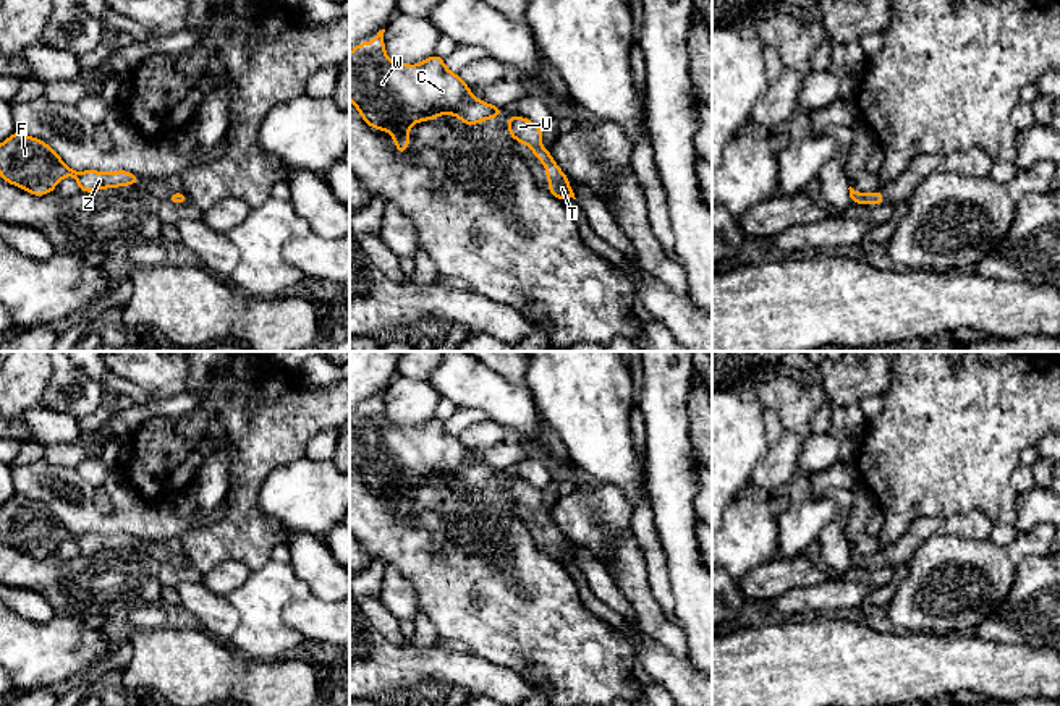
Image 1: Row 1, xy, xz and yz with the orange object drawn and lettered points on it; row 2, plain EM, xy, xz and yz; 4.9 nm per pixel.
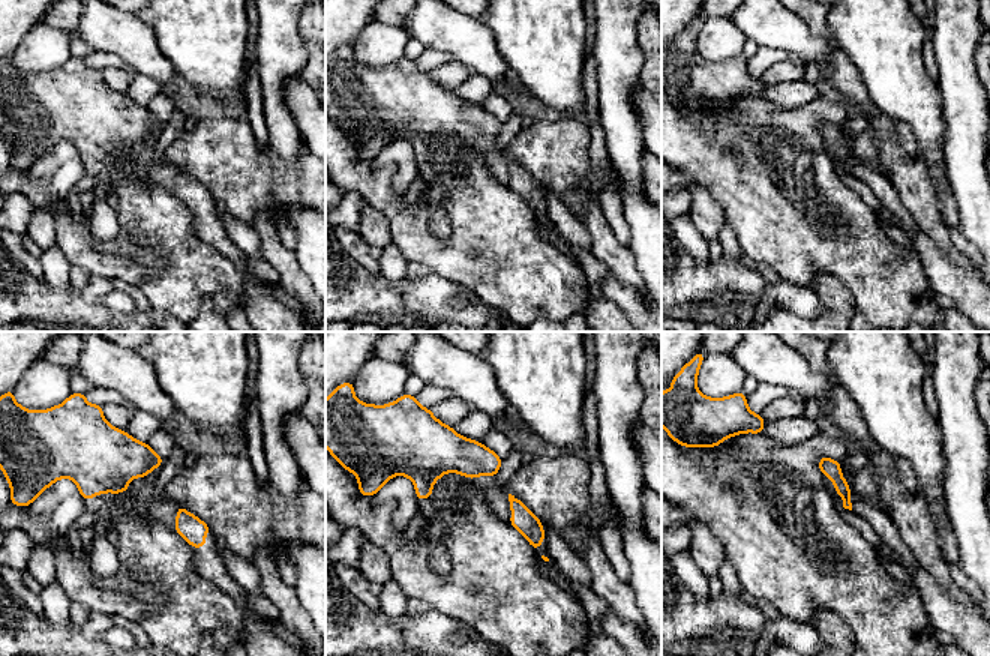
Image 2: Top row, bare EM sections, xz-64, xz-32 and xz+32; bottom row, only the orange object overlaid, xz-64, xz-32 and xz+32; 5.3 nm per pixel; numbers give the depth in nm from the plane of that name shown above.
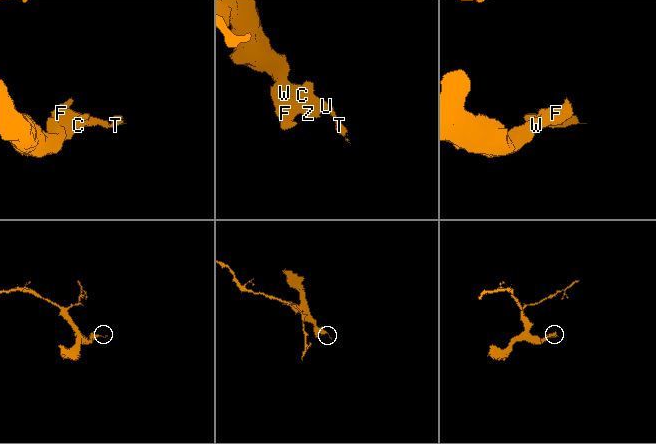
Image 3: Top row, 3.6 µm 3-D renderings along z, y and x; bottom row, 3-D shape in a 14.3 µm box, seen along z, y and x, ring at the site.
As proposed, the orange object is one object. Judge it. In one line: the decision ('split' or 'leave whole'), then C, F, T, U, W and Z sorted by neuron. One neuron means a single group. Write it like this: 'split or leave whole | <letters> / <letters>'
leave whole | C F T U W Z

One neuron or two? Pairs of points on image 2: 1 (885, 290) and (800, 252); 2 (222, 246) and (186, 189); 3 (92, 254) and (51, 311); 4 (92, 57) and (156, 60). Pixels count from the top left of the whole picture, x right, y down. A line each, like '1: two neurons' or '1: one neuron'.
1: one neuron
2: one neuron
3: two neurons
4: two neurons

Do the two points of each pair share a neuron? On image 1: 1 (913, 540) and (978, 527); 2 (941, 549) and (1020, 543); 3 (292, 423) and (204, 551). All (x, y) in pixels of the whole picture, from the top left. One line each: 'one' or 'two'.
1: one
2: one
3: one

